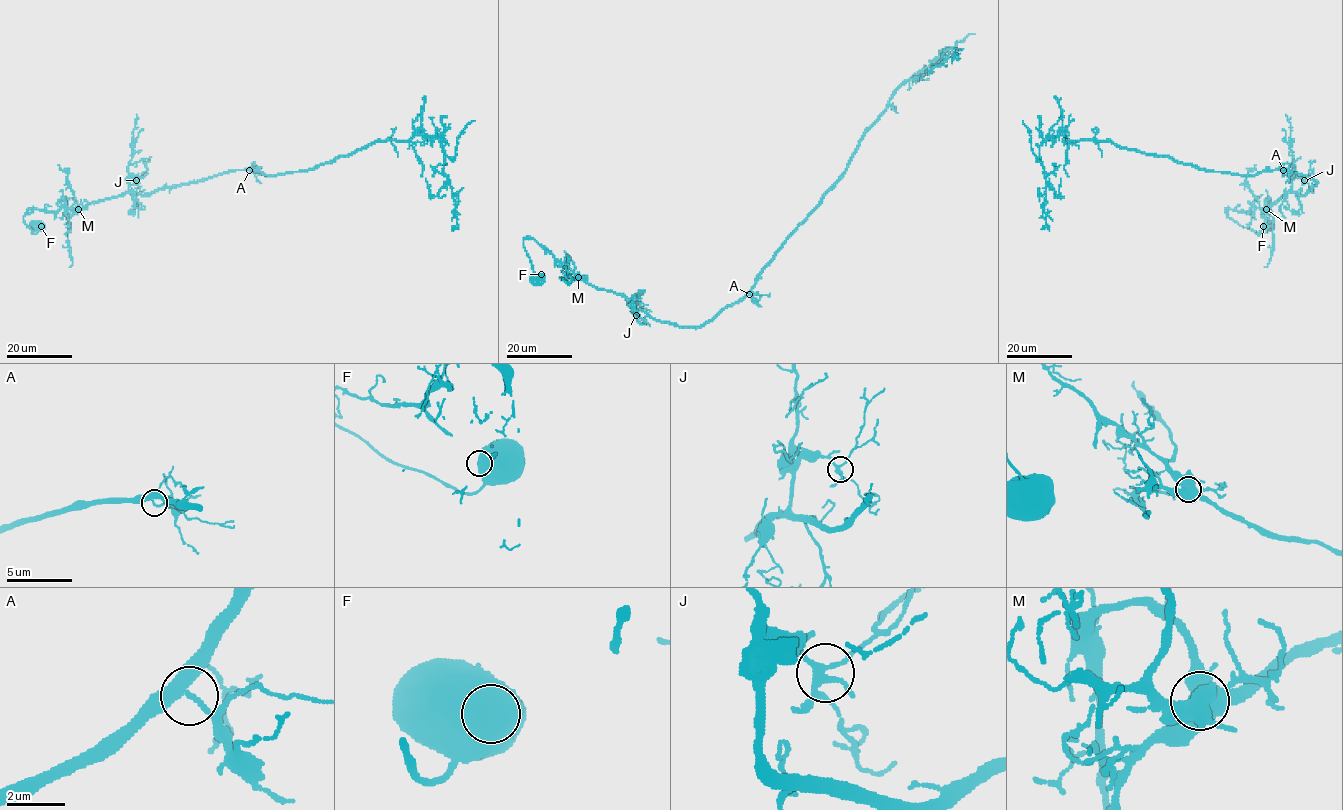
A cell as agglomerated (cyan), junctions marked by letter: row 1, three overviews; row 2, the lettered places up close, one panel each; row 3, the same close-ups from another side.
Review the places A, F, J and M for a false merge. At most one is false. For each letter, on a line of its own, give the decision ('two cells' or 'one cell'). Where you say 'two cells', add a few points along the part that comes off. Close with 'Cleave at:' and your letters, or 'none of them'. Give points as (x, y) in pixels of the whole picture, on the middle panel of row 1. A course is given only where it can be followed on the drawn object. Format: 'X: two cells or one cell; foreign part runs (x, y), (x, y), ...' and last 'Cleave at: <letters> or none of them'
A: one cell
F: one cell
J: one cell
M: one cell
Cleave at: none of them

